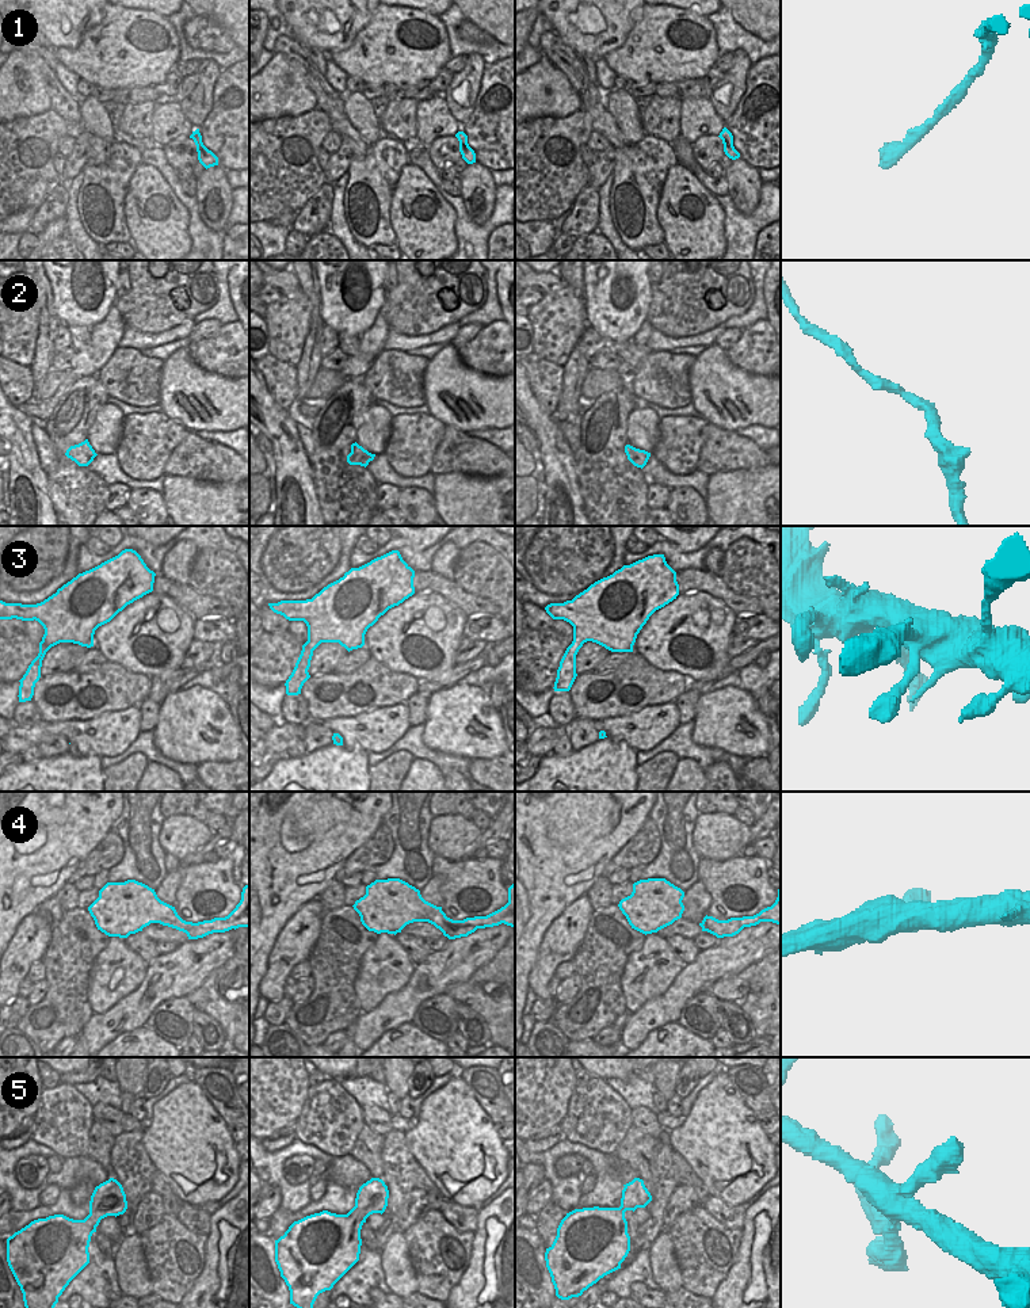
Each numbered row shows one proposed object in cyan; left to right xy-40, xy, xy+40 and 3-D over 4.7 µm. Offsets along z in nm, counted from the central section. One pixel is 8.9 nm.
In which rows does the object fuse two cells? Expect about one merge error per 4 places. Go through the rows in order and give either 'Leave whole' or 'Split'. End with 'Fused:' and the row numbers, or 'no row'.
1: Leave whole
2: Leave whole
3: Leave whole
4: Leave whole
5: Leave whole
Fused: no row.

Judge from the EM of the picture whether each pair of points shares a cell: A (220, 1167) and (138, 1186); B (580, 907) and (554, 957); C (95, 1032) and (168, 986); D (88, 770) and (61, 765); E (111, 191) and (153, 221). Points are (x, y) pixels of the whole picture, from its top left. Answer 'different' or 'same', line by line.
A: different
B: same
C: same
D: same
E: different

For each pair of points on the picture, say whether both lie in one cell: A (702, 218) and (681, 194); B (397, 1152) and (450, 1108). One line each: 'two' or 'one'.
A: one
B: two

